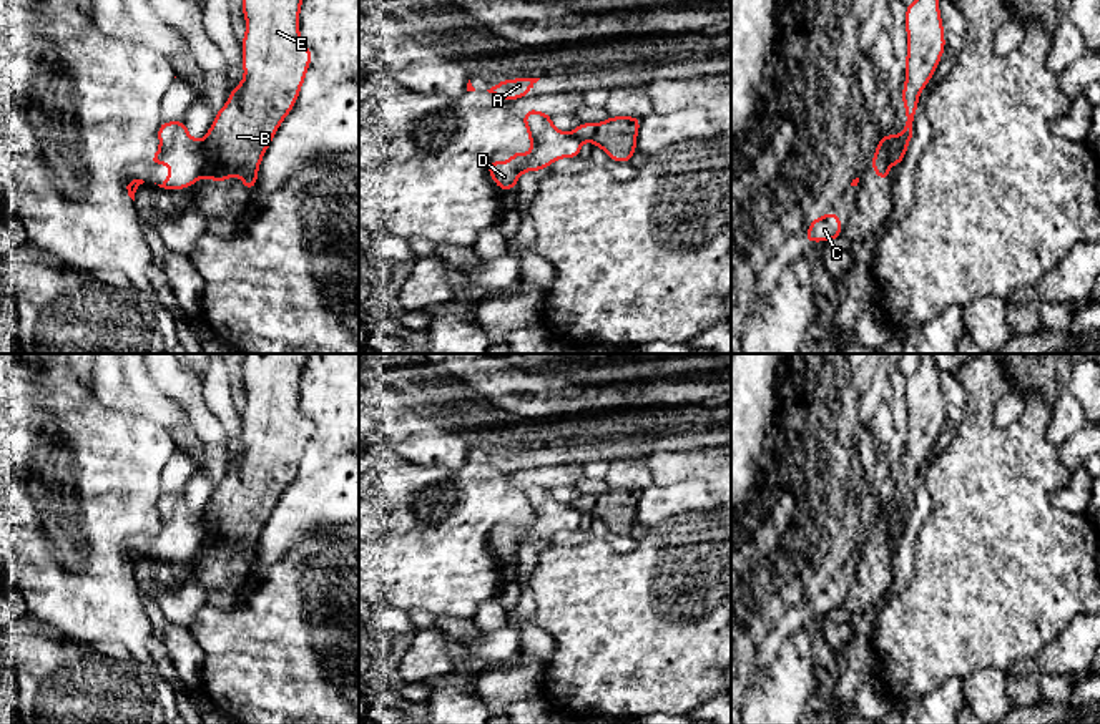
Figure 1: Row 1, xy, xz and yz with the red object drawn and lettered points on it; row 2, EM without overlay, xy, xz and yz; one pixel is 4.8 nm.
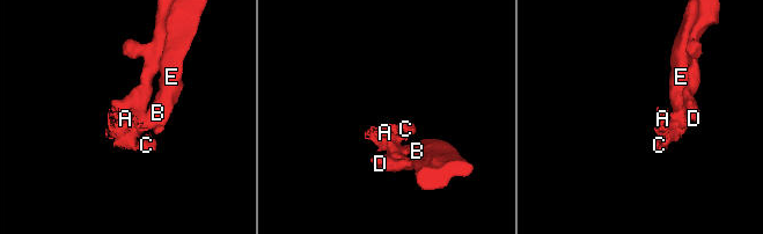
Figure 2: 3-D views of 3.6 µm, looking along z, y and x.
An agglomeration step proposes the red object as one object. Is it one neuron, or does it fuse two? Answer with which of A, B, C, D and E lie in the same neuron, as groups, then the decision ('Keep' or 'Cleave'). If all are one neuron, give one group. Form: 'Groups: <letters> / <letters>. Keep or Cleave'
Groups: A C D / B E. Cleave

